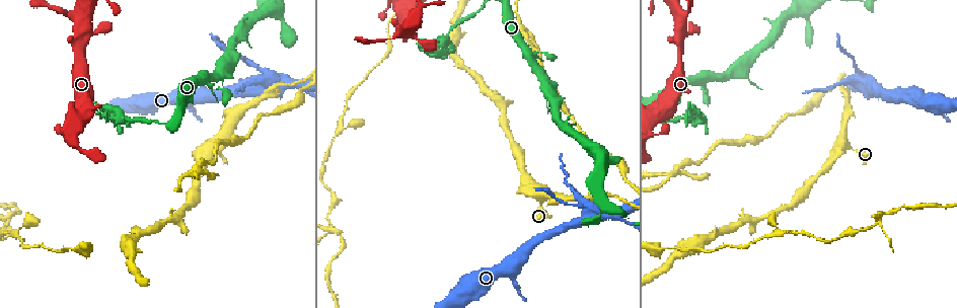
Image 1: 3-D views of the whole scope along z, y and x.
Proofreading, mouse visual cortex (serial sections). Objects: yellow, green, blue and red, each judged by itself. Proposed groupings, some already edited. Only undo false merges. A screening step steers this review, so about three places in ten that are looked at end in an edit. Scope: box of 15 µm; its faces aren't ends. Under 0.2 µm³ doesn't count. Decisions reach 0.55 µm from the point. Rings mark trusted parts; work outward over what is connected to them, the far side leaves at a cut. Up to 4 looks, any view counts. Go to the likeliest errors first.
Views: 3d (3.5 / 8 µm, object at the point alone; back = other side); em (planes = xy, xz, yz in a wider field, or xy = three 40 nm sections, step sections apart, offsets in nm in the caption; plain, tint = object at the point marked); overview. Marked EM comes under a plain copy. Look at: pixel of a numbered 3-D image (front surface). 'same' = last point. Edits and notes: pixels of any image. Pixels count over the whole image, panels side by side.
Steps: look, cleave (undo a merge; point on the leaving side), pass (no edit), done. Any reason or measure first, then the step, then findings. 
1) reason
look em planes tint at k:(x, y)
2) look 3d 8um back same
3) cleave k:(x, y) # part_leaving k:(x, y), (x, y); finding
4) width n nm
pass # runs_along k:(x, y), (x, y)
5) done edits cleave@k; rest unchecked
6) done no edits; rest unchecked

calibre changes
look 3d 3.5um at 1:(841, 85)

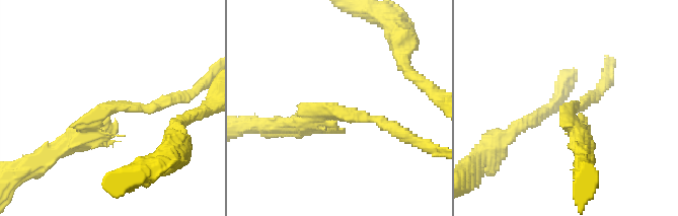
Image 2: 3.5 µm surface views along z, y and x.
arm_widths 150, 300 nm
cleave 2:(602, 84) # part_leaving 2:(571, 125), (569, 106), (589, 97); a second cell is stuck on

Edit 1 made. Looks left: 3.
sudden change in width
look 3d 8um at 1:(161, 124)

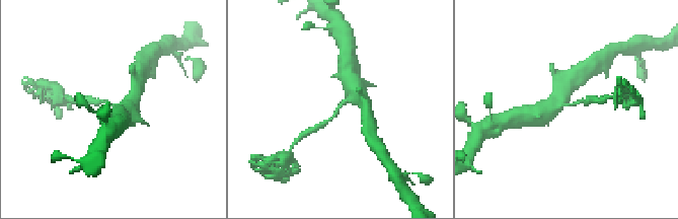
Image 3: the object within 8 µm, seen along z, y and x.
zoom in
look 3d 3.5um back at 3:(336, 110)

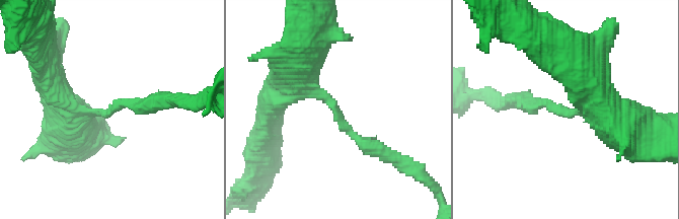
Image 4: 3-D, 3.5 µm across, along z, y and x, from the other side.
arm_widths 200, 400 nm; shape alone is not enough
look em xy step 3 tint at 4:(563, 114)

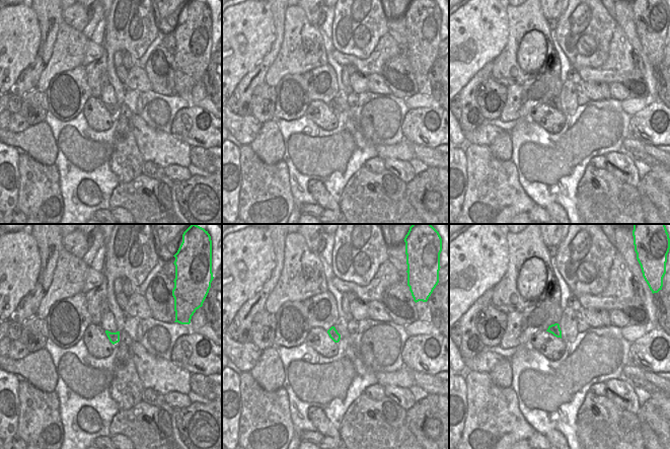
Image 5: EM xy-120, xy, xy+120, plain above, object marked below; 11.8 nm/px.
cleave 4:(150, 103) # part_leaving 4:(125, 103), (147, 106), (209, 97); two cells meet here

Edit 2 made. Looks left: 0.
done edits cleave@2, cleave@4; rest unchecked

